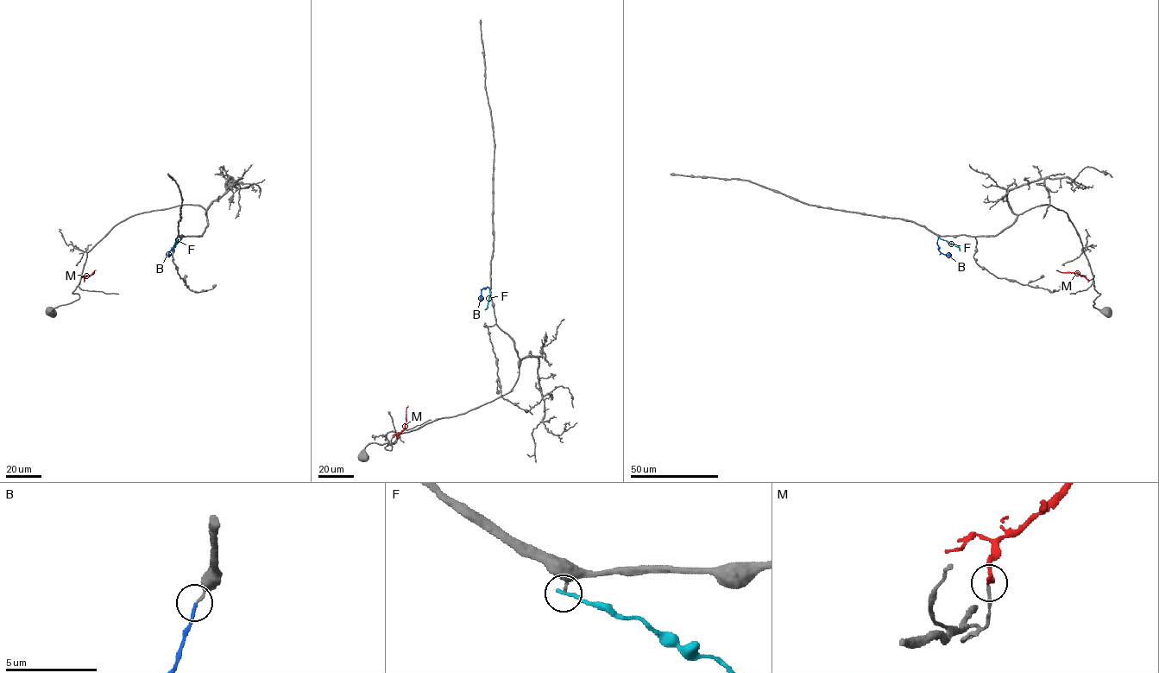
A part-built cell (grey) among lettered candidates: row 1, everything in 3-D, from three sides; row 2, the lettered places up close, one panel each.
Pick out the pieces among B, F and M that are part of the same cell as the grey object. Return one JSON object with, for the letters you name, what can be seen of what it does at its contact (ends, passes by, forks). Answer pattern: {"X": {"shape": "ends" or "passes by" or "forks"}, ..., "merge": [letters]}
{"B": {"shape": "ends"}, "M": {"shape": "ends"}, "merge": ["B", "M"]}

